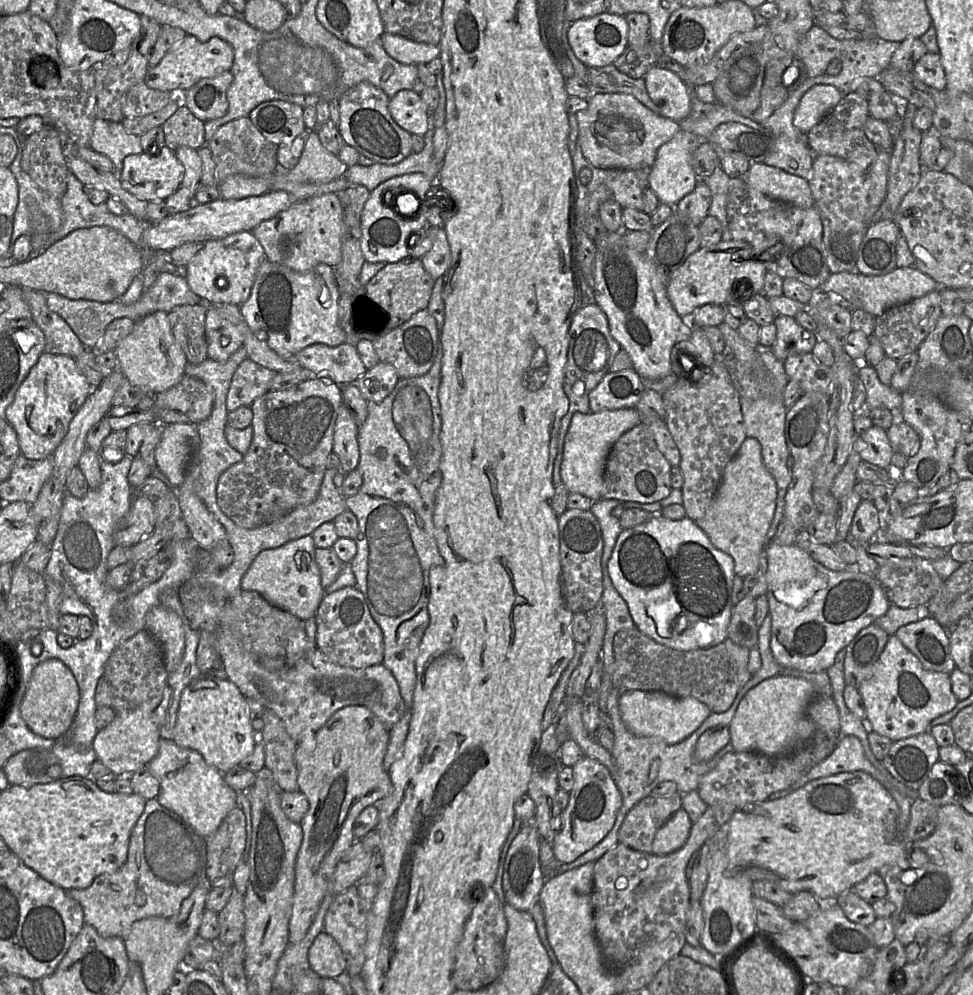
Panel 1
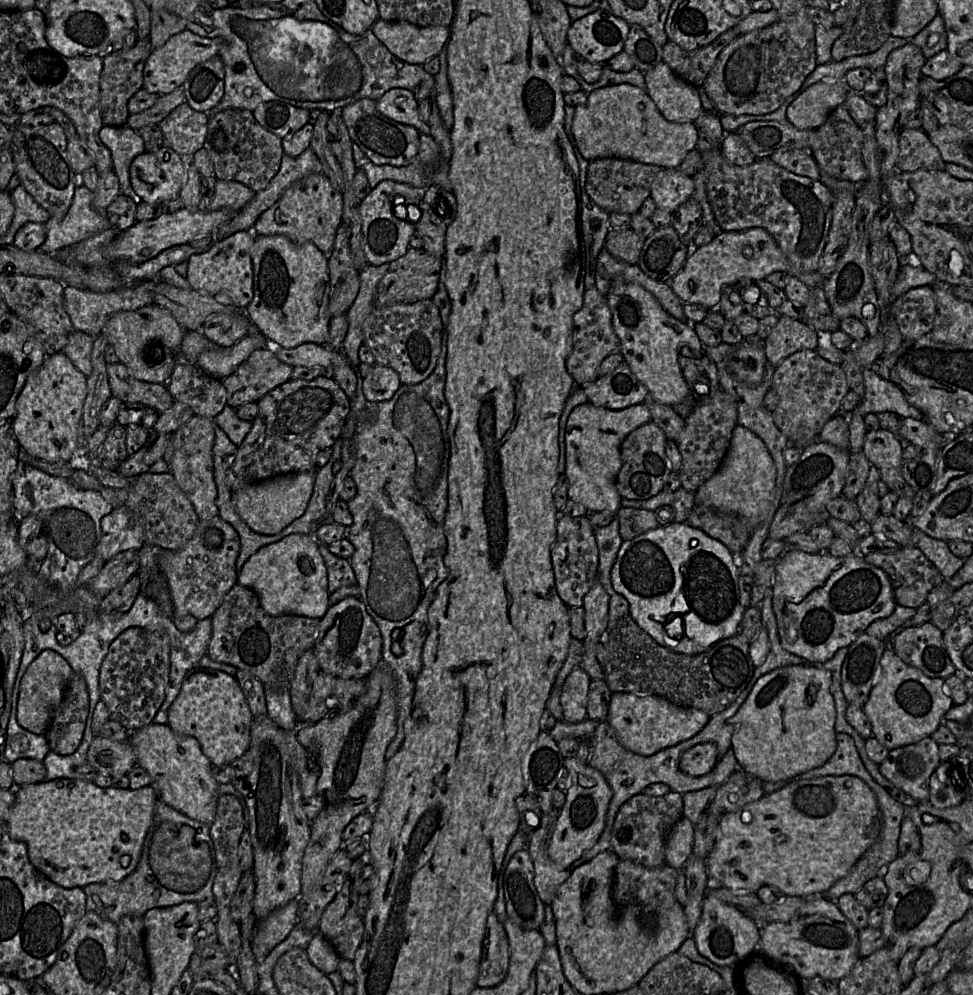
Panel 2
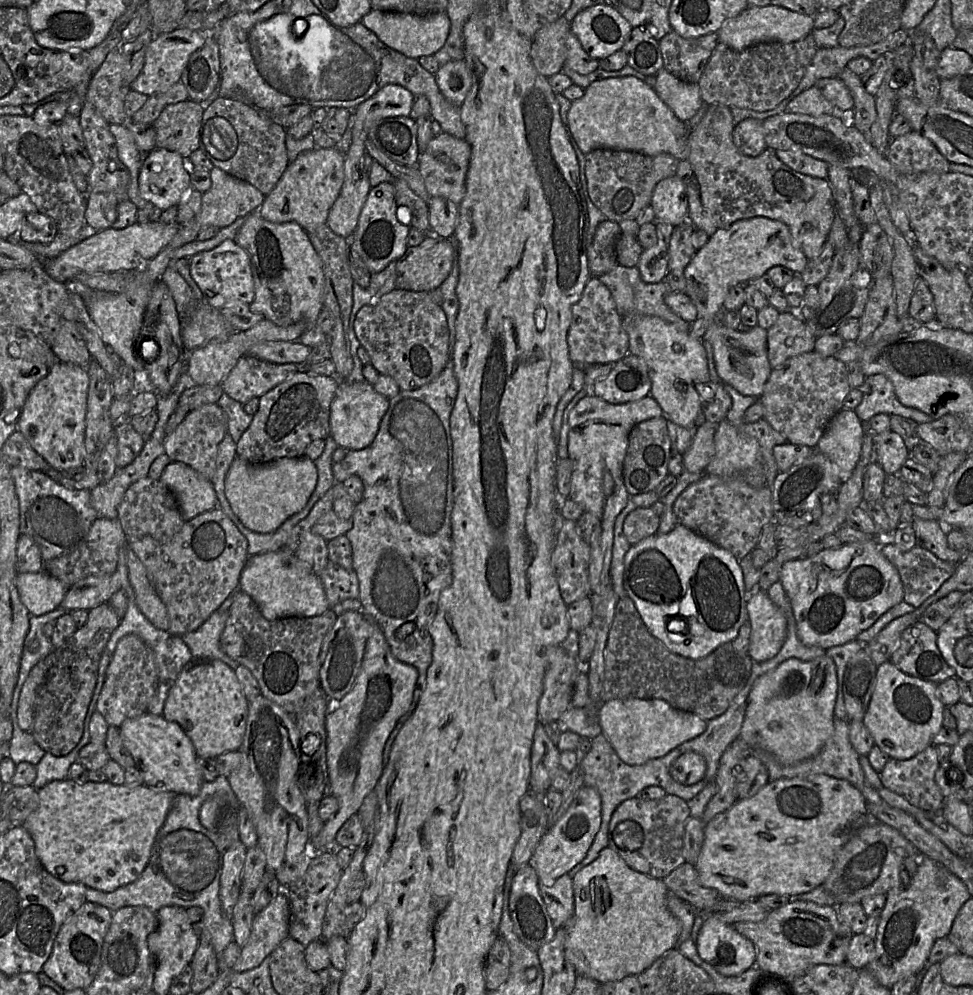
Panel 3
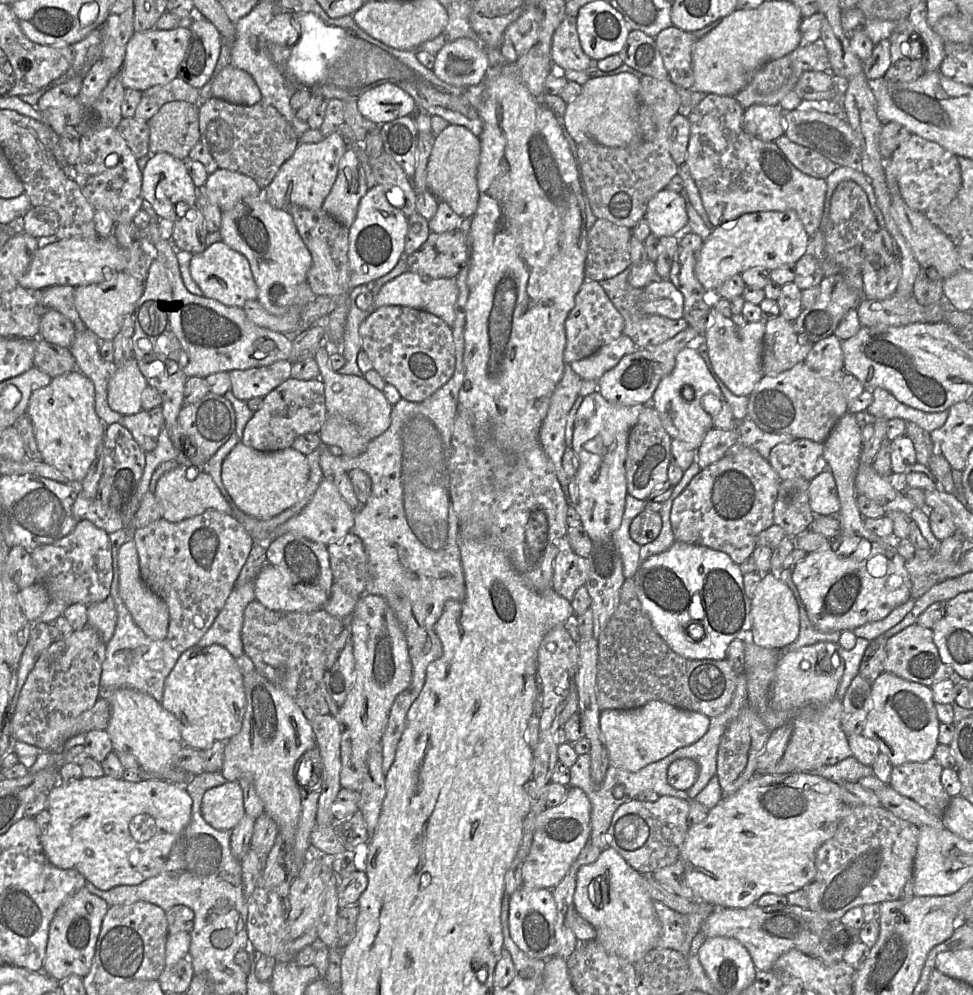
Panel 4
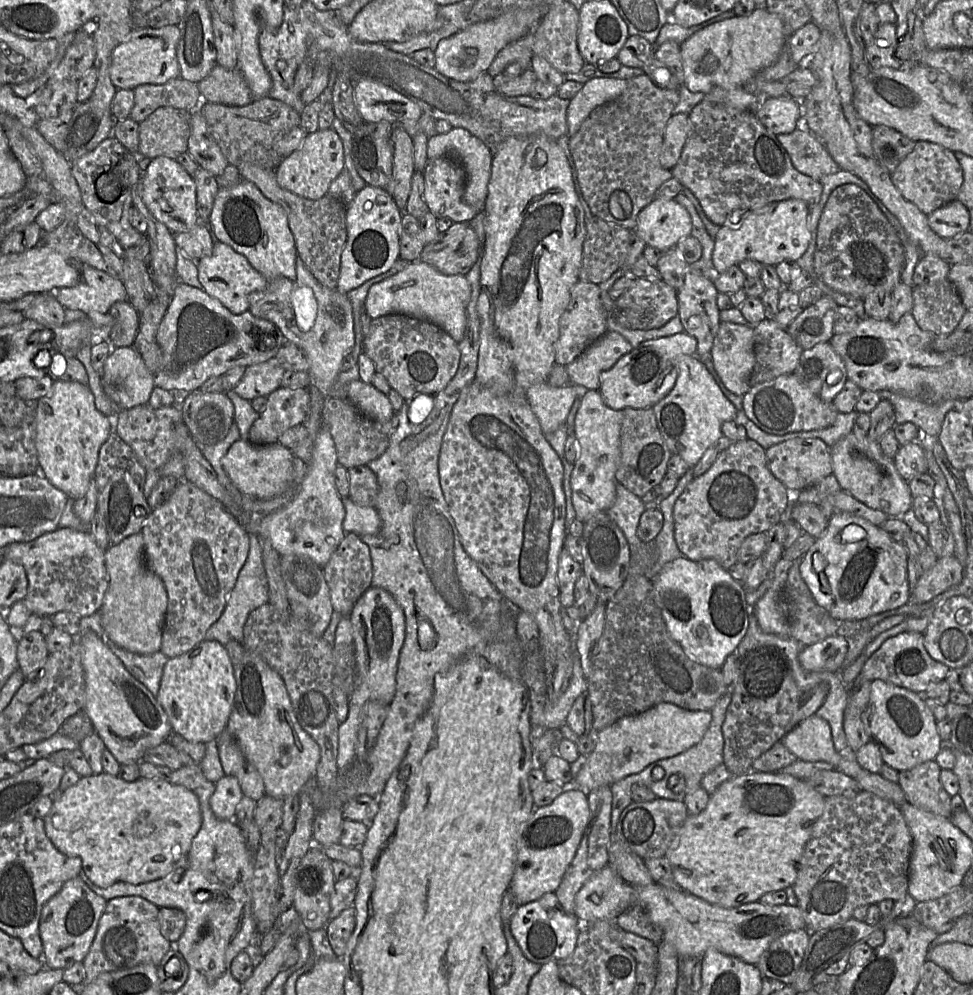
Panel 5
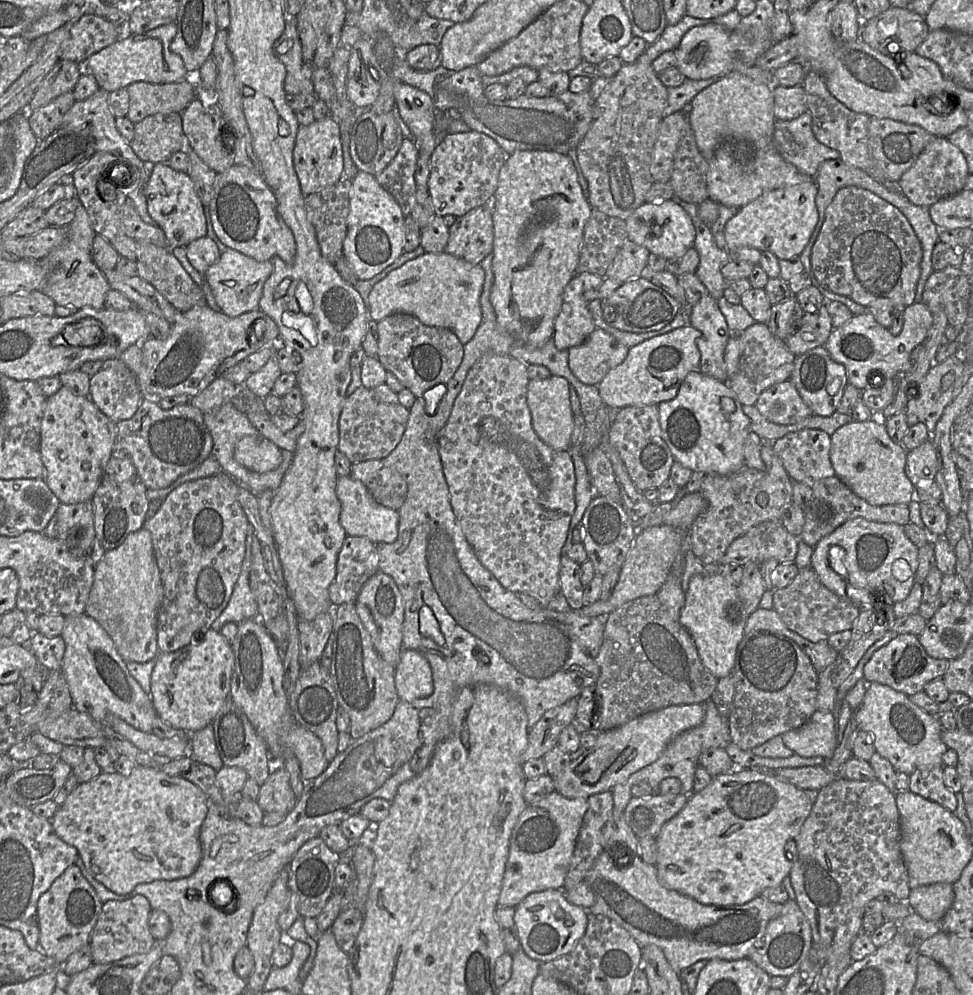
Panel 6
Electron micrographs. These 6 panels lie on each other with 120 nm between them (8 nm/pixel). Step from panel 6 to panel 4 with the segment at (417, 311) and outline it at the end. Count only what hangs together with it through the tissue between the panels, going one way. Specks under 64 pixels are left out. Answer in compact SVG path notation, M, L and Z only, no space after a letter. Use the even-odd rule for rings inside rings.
M406 271L393 280L385 283L376 294L373 294L372 309L382 306L398 305L429 312L442 319L450 328L456 317L458 288L455 278L430 279Z

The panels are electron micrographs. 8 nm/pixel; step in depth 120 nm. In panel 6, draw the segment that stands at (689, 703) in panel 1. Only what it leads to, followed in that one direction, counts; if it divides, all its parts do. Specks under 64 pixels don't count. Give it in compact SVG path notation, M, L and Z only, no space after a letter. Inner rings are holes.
M703 704L675 705L639 716L624 725L596 735L595 745L571 761L553 778L555 791L568 799L584 798L622 784L635 772L655 762L681 733L700 725L705 717Z

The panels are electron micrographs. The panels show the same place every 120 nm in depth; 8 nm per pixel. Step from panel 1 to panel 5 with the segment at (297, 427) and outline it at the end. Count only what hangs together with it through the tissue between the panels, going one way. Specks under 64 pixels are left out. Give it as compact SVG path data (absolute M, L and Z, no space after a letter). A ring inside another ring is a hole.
M280 386L267 396L265 409L249 429L247 440L254 445L278 442L287 429L304 423L309 403L308 388Z

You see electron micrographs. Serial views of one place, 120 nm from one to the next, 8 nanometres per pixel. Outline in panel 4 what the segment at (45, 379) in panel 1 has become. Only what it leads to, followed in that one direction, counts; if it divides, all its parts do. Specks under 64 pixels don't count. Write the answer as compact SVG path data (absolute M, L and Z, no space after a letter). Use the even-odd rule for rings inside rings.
M78 369L52 378L46 387L34 391L29 399L26 414L33 424L42 461L58 469L71 484L81 484L98 445L104 442L106 425L96 414L94 406L94 384Z

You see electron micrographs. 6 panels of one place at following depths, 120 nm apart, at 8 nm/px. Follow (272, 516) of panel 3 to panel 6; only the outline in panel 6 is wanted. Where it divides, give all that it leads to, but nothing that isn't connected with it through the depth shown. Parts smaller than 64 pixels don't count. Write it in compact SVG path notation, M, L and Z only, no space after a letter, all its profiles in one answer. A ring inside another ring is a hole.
M245 436L234 448L234 459L241 466L256 473L267 473L282 462L281 450L264 438Z

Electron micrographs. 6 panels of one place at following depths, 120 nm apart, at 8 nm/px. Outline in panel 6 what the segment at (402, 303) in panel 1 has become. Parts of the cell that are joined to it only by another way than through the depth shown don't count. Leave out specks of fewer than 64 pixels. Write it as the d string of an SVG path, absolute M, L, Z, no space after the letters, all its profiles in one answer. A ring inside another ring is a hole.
M488 203L455 220L444 252L476 265L492 253L493 239L492 206Z

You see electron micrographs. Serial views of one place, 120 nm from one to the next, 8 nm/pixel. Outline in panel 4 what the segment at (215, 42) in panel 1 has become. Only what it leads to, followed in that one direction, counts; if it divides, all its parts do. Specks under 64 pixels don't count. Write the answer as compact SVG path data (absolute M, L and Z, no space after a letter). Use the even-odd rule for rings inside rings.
M187 27L172 30L134 31L127 44L125 58L120 69L124 88L142 92L156 85L167 84L177 78L190 37L191 31Z

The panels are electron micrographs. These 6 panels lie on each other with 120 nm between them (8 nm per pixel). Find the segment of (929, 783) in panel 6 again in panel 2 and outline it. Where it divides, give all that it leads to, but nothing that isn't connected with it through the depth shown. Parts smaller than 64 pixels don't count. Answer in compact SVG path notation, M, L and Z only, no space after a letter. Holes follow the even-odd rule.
M926 737L915 744L893 749L879 765L879 771L918 803L928 803L930 776L940 763L938 745L931 737Z

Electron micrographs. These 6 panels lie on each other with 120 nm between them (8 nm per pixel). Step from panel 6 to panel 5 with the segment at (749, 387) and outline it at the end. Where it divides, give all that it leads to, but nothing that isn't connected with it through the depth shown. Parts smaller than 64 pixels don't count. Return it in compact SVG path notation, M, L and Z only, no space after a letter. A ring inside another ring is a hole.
M765 318L754 326L755 365L749 380L751 387L794 373L803 351L787 329L781 328L774 319Z

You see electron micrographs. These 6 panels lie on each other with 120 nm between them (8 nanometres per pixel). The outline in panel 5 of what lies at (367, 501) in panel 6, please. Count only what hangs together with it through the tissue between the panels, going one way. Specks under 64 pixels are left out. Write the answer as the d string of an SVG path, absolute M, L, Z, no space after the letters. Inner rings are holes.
M350 497L341 499L345 507L345 517L342 523L345 533L372 535L380 530L381 519L373 506L357 505Z

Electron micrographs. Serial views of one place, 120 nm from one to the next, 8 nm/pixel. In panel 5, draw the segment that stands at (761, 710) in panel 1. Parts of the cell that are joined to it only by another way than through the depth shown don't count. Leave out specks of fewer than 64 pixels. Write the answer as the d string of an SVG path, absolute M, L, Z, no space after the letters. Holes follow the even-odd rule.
M834 635L804 647L798 660L806 671L837 673L843 668L847 650L847 638Z

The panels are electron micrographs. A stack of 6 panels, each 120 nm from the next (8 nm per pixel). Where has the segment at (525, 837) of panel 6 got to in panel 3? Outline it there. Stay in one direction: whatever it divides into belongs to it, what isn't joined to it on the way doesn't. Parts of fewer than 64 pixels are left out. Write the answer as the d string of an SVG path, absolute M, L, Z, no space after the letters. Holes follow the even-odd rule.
M582 786L574 796L563 816L548 828L531 856L529 864L534 868L539 882L552 885L553 882L580 863L592 845L601 823L601 797L598 791Z

